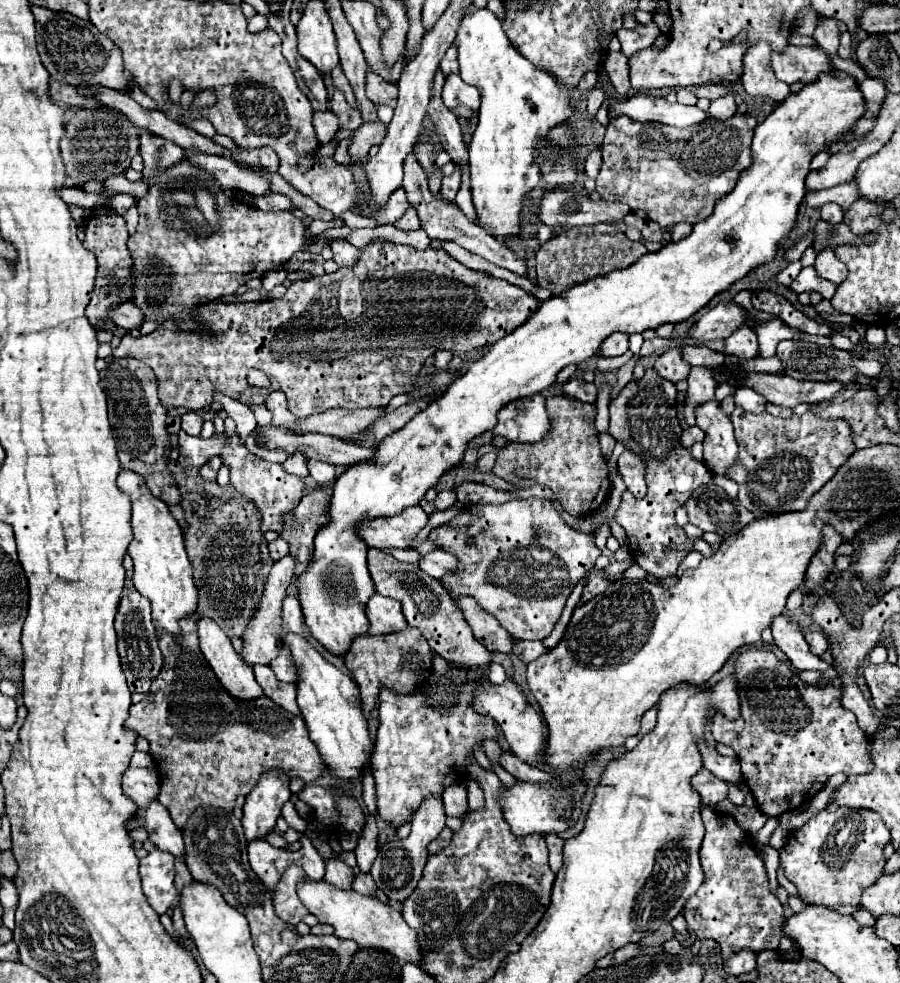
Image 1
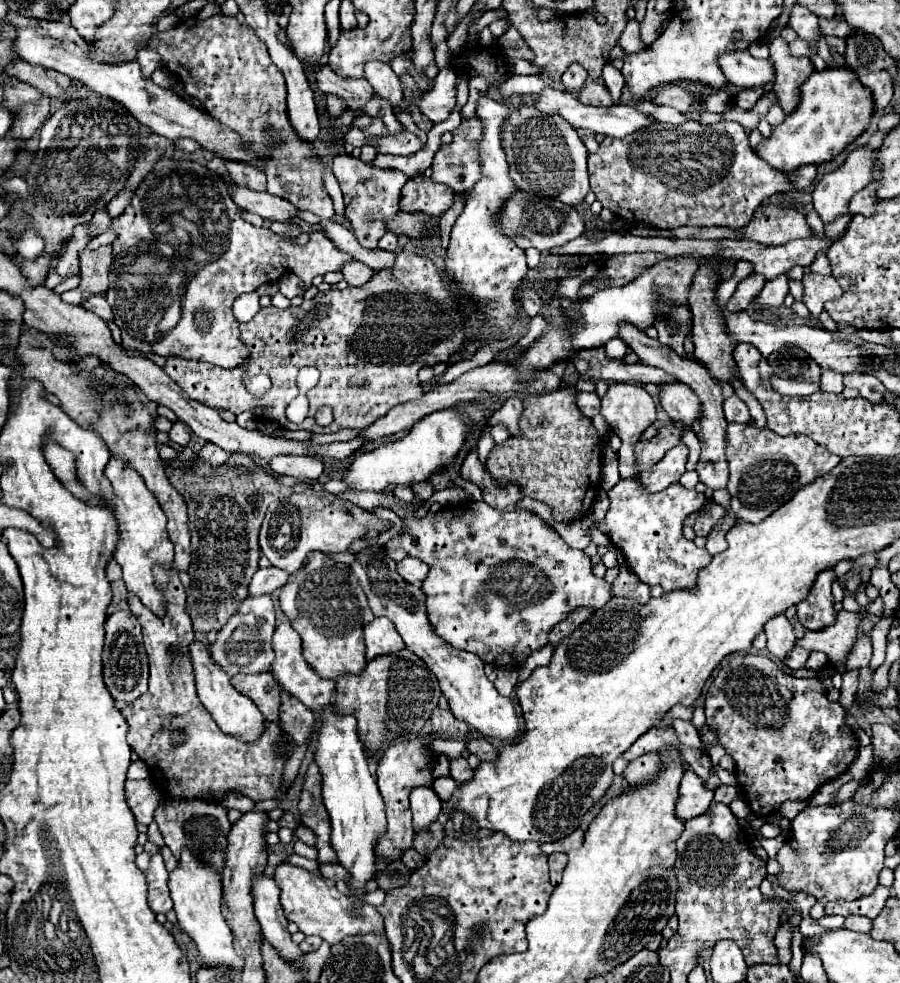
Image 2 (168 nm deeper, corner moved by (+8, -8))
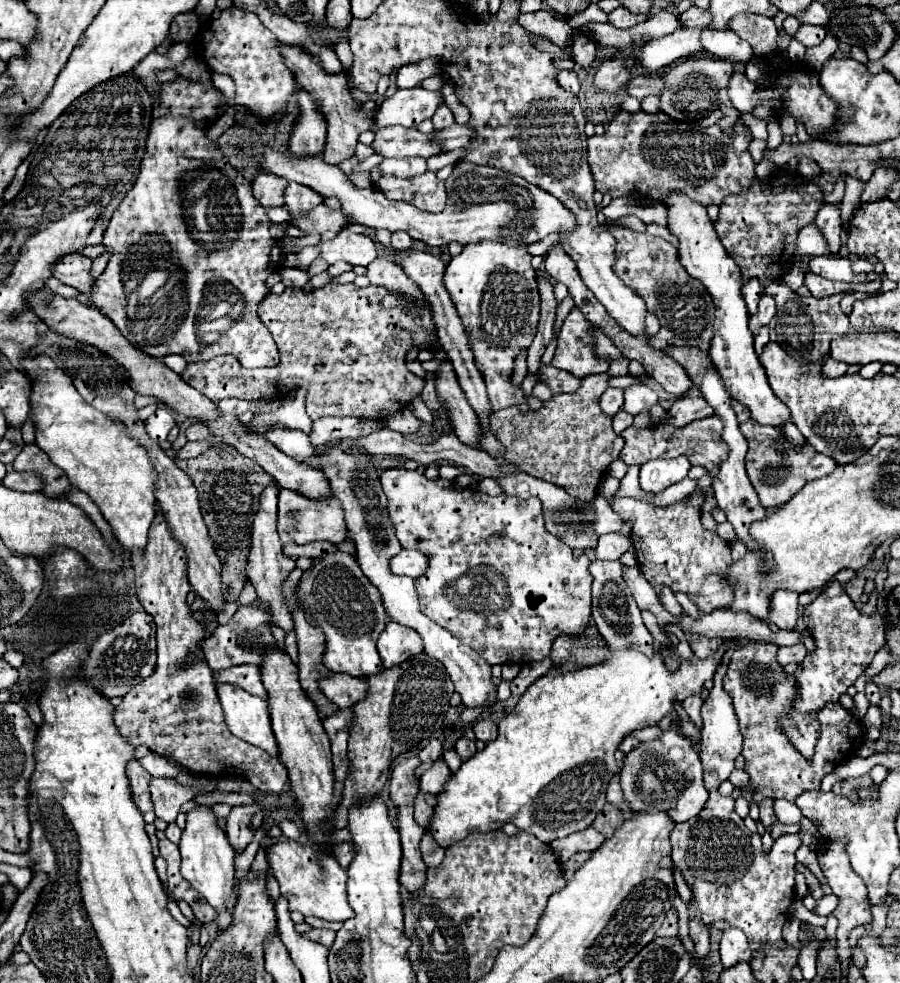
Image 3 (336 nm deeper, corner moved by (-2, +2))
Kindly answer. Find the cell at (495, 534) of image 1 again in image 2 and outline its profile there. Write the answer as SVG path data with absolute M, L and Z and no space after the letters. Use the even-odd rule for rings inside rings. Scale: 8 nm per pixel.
M464 502L452 508L442 508L436 514L428 512L422 520L408 516L404 518L404 524L408 532L398 534L388 542L386 554L392 560L412 556L430 566L422 584L430 624L448 644L480 656L486 664L522 664L534 650L548 644L550 630L562 622L568 612L580 606L590 606L594 610L602 608L612 596L612 584L592 574L590 556L586 556L584 550L570 548L554 528L530 510L516 508L506 512L496 510L486 502Z

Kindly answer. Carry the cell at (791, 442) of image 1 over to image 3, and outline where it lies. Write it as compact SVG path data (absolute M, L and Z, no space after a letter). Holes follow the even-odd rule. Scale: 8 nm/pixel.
M746 420L744 424L740 424L740 432L744 434L744 438L748 440L748 446L750 446L748 454L746 454L746 472L748 472L748 478L754 486L754 490L758 492L760 504L764 508L774 508L774 506L786 504L796 492L802 490L802 486L806 482L828 476L836 468L836 462L832 458L818 454L810 444L806 444L800 450L796 446L792 446L786 438L780 436L778 428L760 426L754 420Z

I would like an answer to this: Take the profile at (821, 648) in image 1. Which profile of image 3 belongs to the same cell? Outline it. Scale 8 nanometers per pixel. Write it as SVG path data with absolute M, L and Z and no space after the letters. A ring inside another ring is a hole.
M794 644L794 646L782 646L778 648L778 654L776 654L776 660L778 664L790 664L790 662L802 662L806 656L806 648L804 644Z

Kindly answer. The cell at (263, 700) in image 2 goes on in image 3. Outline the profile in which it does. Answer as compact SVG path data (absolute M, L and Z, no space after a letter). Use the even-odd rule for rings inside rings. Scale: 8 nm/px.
M240 664L240 666L226 668L226 670L222 670L222 672L214 674L214 676L222 684L234 684L234 686L244 688L246 692L250 692L254 696L266 698L266 690L264 690L262 680L260 680L260 666Z

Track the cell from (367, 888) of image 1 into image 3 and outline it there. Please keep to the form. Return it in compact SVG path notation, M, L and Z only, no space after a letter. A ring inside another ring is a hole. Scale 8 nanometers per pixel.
M342 842L334 848L334 858L340 862L342 868L350 866L350 860L354 860L354 844L350 842Z

